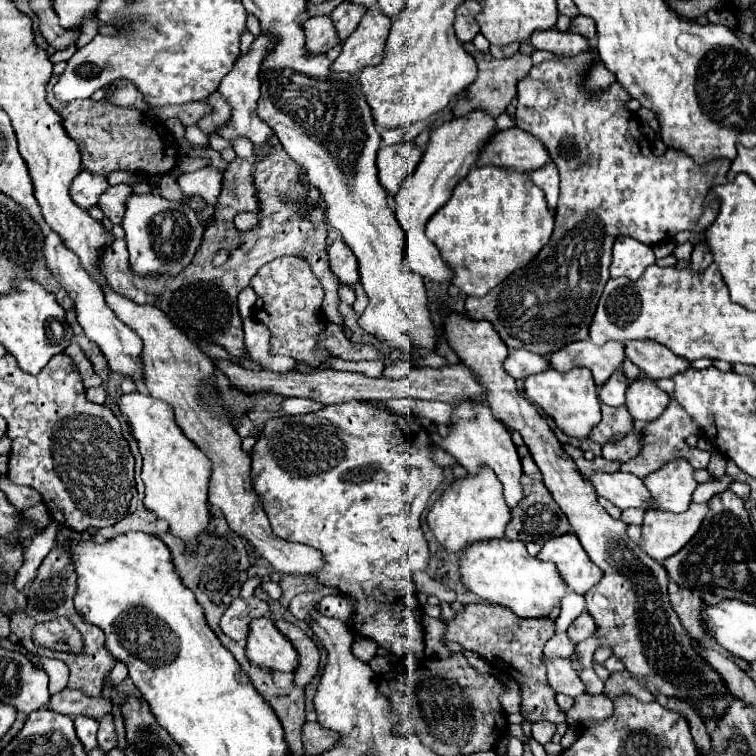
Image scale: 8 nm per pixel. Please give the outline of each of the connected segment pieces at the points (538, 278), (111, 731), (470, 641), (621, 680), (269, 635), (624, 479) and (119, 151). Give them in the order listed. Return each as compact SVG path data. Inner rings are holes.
M583 52L573 58L563 56L541 62L533 66L529 76L517 86L519 102L515 124L517 128L539 138L547 148L561 176L561 194L553 236L537 258L523 270L511 274L489 294L465 300L465 314L473 320L491 322L509 350L525 348L529 352L549 356L565 344L589 338L589 324L595 314L595 306L605 282L609 280L611 246L615 238L631 236L647 246L653 246L657 242L671 240L681 230L705 232L711 220L715 220L715 212L719 212L719 200L707 202L707 192L711 192L713 186L727 182L731 162L715 160L705 166L695 166L687 154L673 148L668 148L665 156L657 158L651 152L651 142L639 132L639 124L629 124L631 110L627 108L627 102L631 96L621 84L613 84L601 94L589 94L581 88L583 74L593 58L593 52Z
M107 714L99 720L99 734L97 734L97 742L101 746L101 750L109 752L117 746L117 732L115 732L115 724L113 724L113 716Z
M479 602L479 604L467 604L463 612L455 616L453 622L447 622L447 634L445 642L457 642L467 650L475 652L475 646L479 646L479 656L485 658L489 664L497 664L497 670L505 670L507 676L519 682L523 702L521 702L521 714L525 720L539 722L549 720L553 724L565 722L563 710L555 702L555 692L547 682L545 666L541 662L543 646L545 642L555 634L555 622L549 618L535 618L535 620L523 620L515 616L509 608Z
M615 672L605 682L604 694L610 699L621 694L633 694L639 700L655 700L651 692L647 692L643 686L639 686L629 672Z
M265 616L255 618L251 622L245 652L251 664L261 666L265 670L293 672L297 668L295 648Z
M595 472L595 476L591 476L593 486L597 488L597 494L611 500L617 508L627 510L627 508L643 508L647 510L649 506L645 504L649 500L649 492L643 484L641 478L629 474L629 472Z
M51 76L47 82L47 104L61 112L63 128L71 140L77 142L83 156L83 170L93 174L107 176L113 170L129 170L129 172L145 172L145 174L160 174L172 170L177 160L175 138L161 126L159 120L149 118L131 108L119 108L109 102L93 102L75 100L75 102L59 102L55 100L53 86L57 76Z

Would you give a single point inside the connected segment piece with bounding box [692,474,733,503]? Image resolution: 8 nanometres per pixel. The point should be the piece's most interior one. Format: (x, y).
(705, 491)

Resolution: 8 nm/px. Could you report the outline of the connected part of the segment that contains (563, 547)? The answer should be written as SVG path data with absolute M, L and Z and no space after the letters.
M575 534L547 540L537 558L553 562L563 582L577 594L585 594L603 576L603 572L589 560L587 552L583 552L583 546Z

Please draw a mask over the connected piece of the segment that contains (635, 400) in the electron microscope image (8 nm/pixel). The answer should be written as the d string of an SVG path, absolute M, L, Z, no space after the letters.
M649 378L633 380L627 386L627 410L635 422L653 422L669 404L667 392L657 388Z

